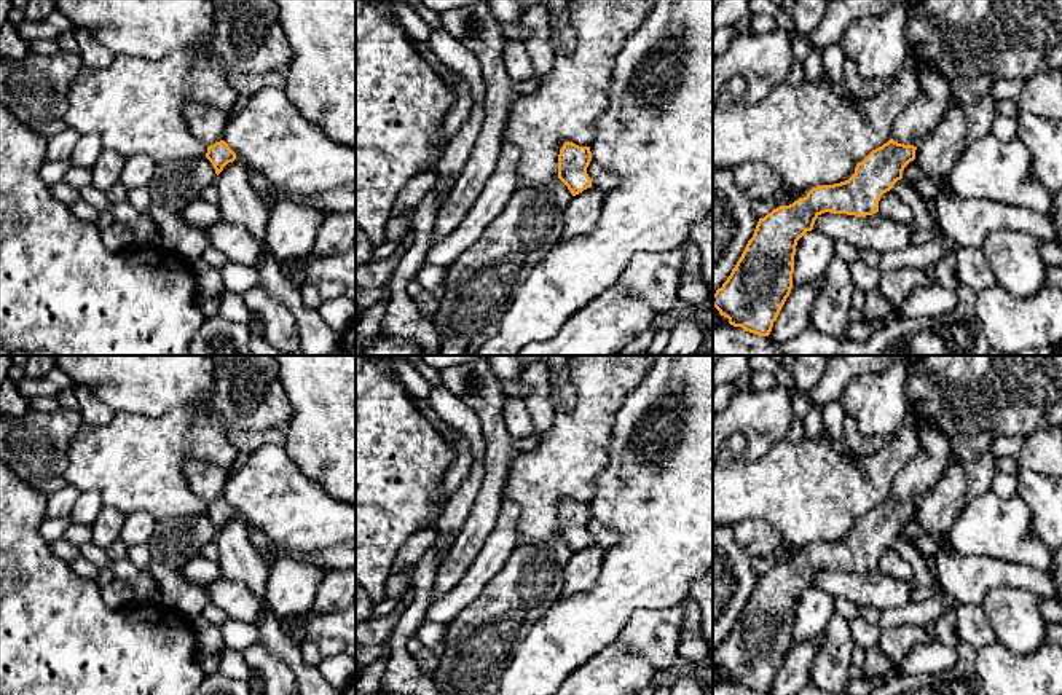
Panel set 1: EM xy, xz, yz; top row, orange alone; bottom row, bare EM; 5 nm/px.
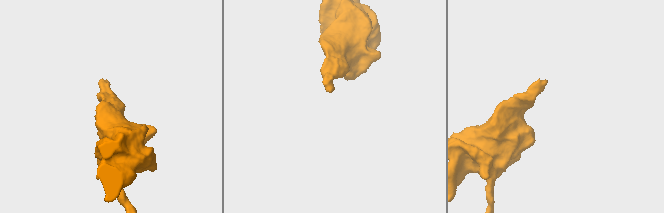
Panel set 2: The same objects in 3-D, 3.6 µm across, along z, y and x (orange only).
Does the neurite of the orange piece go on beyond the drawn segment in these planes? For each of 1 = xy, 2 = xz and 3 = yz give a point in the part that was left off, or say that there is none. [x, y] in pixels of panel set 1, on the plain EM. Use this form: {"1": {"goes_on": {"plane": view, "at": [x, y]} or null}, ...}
{"1": {"goes_on": {"plane": "xy", "at": [206, 480]}}, "2": {"goes_on": null}, "3": {"goes_on": {"plane": "yz", "at": [919, 477]}}}

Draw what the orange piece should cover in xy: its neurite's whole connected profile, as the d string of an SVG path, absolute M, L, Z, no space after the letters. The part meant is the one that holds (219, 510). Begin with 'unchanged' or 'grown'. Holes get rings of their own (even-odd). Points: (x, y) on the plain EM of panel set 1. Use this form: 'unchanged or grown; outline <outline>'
grown; outline M190 459L185 462L183 470L193 493L207 504L206 515L218 532L228 520L236 516L236 510L223 497L223 486L231 469Z

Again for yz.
grown; outline M911 411L907 419L912 422L920 440L920 453L896 475L893 494L858 520L855 531L848 537L812 545L805 555L799 555L789 563L780 563L764 575L759 575L754 591L748 598L730 633L713 652L713 663L721 673L729 676L730 682L741 684L757 693L769 693L793 646L797 598L807 588L813 587L815 577L824 569L855 574L879 569L882 552L890 548L903 536L904 524L915 516L917 502L936 486L949 464L949 438L917 411Z

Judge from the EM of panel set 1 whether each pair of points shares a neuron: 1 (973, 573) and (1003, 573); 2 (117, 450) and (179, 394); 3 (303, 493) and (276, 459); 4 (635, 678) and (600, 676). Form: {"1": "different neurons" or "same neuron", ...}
{"1": "same neuron", "2": "different neurons", "3": "same neuron", "4": "same neuron"}

